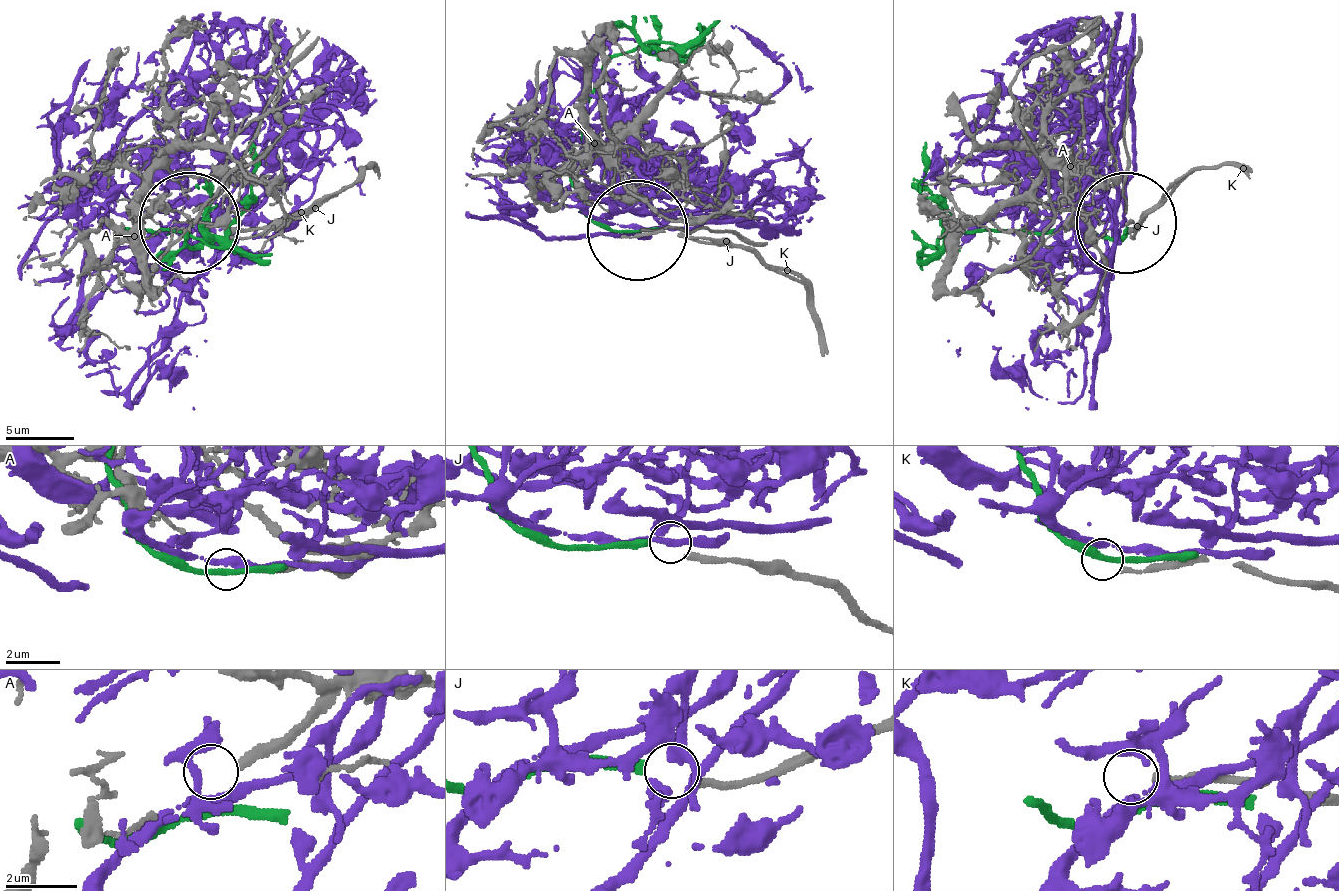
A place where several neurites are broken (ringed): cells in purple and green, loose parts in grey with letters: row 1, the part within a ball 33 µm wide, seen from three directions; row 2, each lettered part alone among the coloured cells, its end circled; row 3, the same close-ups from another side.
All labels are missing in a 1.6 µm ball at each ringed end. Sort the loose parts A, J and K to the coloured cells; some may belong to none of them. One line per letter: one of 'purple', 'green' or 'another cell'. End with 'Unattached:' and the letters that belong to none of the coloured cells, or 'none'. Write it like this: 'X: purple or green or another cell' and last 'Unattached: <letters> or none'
A: another cell
J: green
K: another cell
Unattached: A, K

